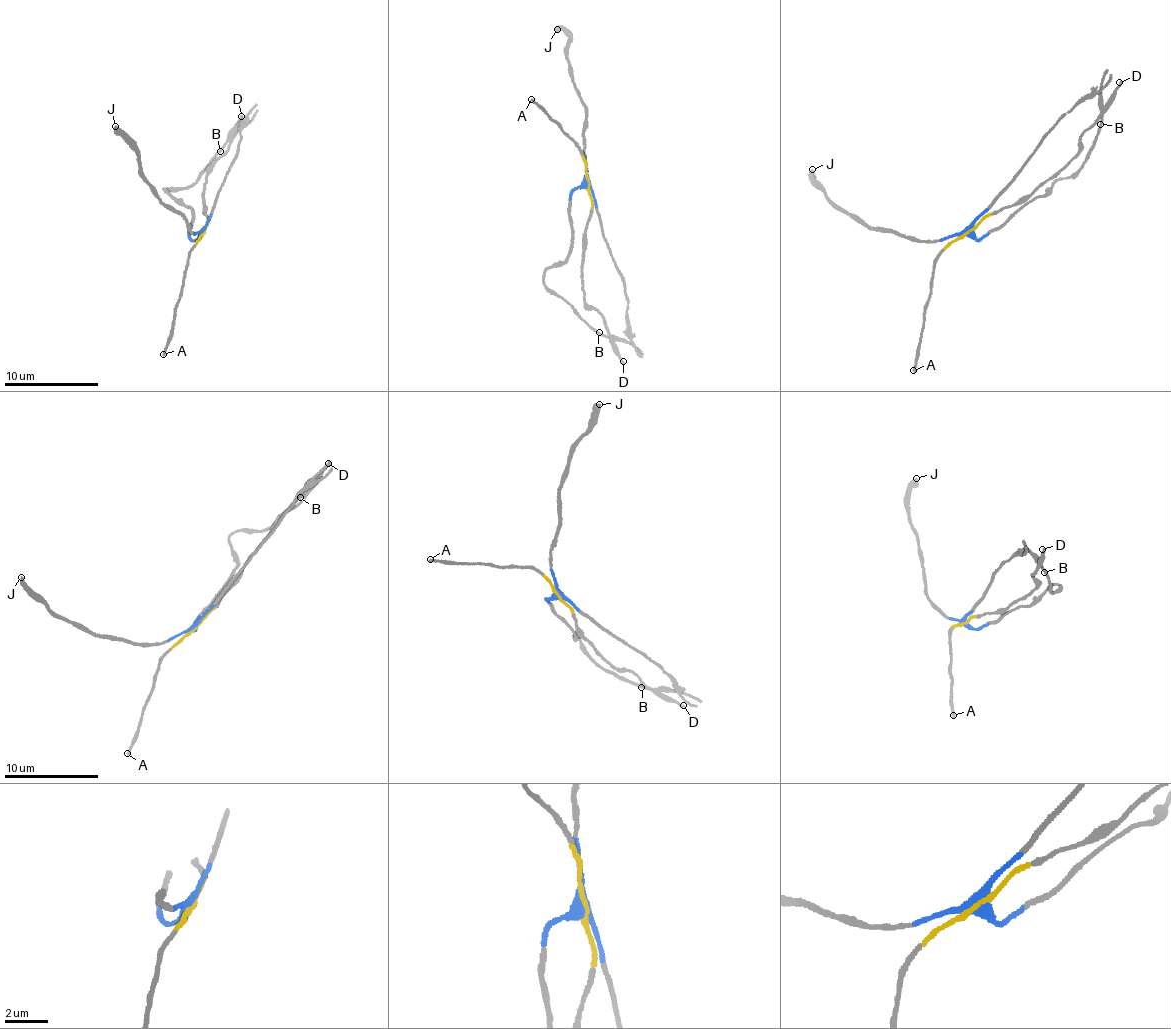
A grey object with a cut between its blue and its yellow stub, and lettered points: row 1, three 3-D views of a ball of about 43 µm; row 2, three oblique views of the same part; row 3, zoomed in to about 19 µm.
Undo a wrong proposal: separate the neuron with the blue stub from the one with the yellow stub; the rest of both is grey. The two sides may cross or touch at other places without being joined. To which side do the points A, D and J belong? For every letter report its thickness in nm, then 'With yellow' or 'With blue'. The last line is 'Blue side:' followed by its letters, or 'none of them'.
A: Thickness 200 nm. With yellow
D: Thickness 220 nm. With yellow
J: Thickness 420 nm. With blue
Blue side: J

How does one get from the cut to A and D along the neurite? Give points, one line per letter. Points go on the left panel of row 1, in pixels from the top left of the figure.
A: (204, 232), (189, 256), (183, 288), (174, 307), (174, 330), (162, 354)
D: (204, 232), (210, 221), (204, 214), (203, 190), (211, 164), (222, 156), (242, 116)

